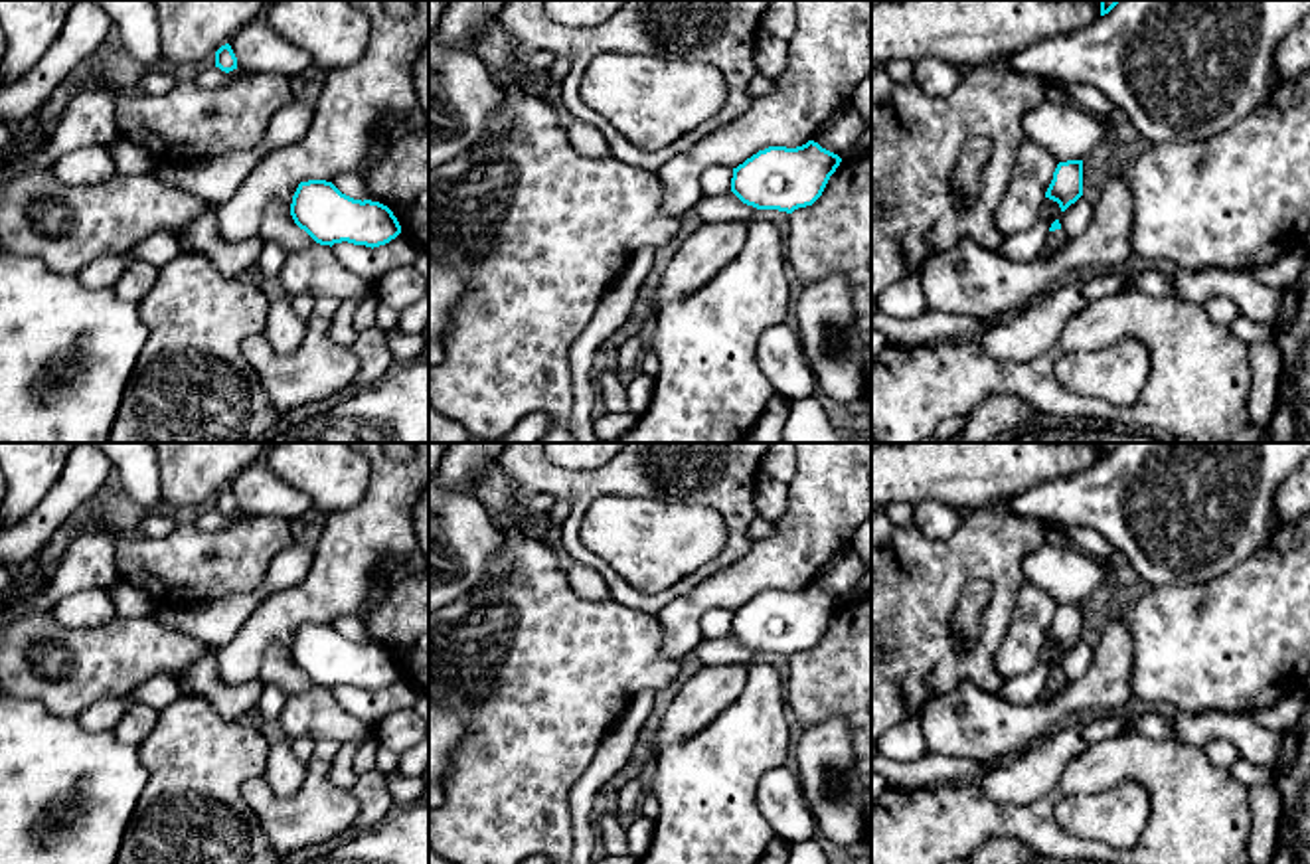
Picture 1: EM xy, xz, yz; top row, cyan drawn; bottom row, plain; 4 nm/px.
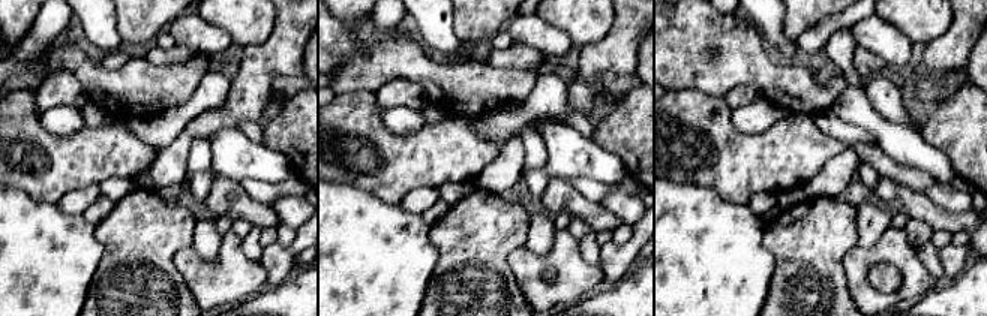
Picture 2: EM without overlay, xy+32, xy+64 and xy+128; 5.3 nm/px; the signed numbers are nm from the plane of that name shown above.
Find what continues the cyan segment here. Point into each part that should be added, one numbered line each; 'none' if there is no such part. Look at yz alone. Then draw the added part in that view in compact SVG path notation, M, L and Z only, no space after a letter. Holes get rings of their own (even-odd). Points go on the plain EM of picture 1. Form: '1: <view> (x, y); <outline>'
1: yz (1056, 683); M1063 672L1049 674L1045 690L1039 698L1049 698L1053 694L1059 694L1067 684L1069 684L1069 680Z

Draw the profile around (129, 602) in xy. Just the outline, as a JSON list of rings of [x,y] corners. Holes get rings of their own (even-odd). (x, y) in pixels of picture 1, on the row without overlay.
[[[124,579],[111,587],[105,587],[105,591],[115,605],[117,617],[121,619],[148,617],[156,609],[156,603],[148,597],[146,591],[130,585]]]

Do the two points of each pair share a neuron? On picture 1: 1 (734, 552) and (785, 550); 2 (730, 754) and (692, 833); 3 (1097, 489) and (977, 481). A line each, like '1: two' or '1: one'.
1: two
2: one
3: two

